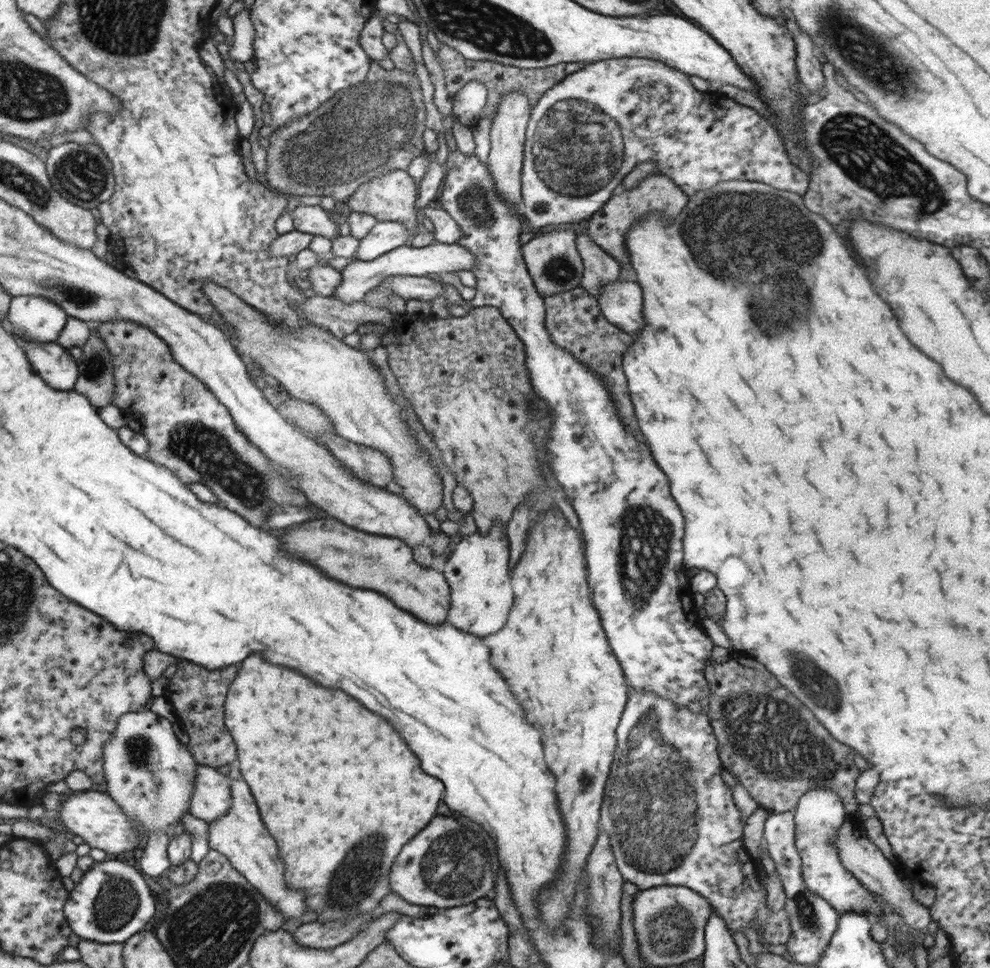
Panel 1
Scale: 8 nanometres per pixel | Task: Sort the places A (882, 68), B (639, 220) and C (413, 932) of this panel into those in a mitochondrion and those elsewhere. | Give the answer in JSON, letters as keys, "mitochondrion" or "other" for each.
{"A":"mitochondrion","B":"other","C":"other"}

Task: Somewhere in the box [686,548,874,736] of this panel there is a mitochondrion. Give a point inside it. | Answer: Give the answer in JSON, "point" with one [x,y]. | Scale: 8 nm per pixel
{"point":[825,690]}

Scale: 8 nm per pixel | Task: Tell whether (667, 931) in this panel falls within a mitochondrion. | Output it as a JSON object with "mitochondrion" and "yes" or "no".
{"mitochondrion":"yes"}

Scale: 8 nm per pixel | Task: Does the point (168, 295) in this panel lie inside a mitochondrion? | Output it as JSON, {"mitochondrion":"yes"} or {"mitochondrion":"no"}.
{"mitochondrion":"no"}

